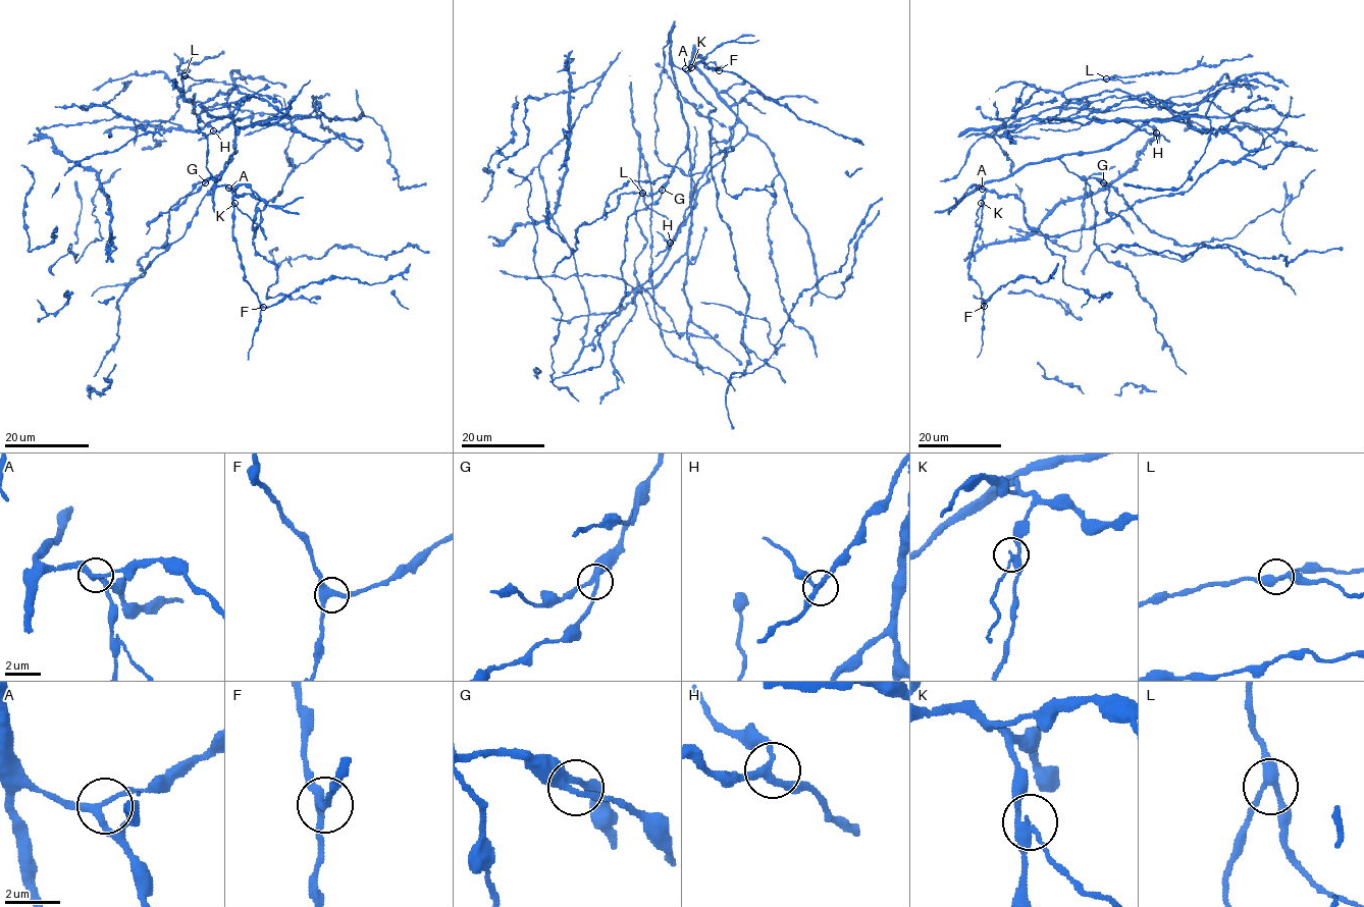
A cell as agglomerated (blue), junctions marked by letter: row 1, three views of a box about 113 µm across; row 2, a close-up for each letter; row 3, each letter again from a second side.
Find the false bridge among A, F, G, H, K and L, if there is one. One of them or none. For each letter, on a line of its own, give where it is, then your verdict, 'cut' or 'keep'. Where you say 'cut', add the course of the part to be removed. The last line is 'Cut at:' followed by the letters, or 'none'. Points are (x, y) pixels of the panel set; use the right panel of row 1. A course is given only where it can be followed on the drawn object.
A: place (982, 189); keep
F: place (984, 306); keep
G: place (1103, 182); keep
H: place (1156, 132); keep
K: place (981, 203); cut; course (981, 203), (976, 213), (981, 234), (979, 239)
L: place (1106, 78); keep
Cut at: K

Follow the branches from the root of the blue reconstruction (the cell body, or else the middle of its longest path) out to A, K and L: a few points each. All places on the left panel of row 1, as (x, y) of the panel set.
A: (241, 93), (292, 117), (228, 125), (235, 150), (215, 182), (228, 188)
K: (241, 93), (292, 117), (228, 125), (235, 150), (215, 184), (226, 185), (234, 202)
L: (241, 93), (234, 88), (220, 92), (196, 102), (194, 110), (195, 94), (190, 100), (182, 97), (185, 75)

